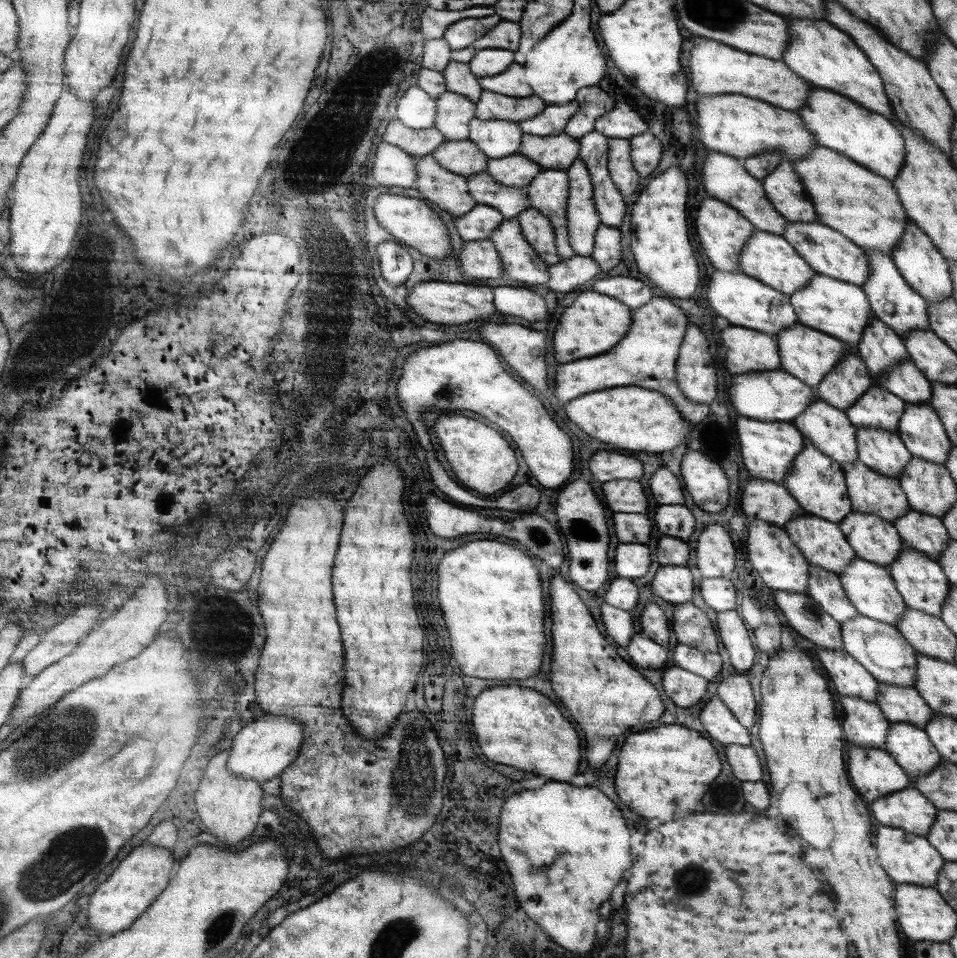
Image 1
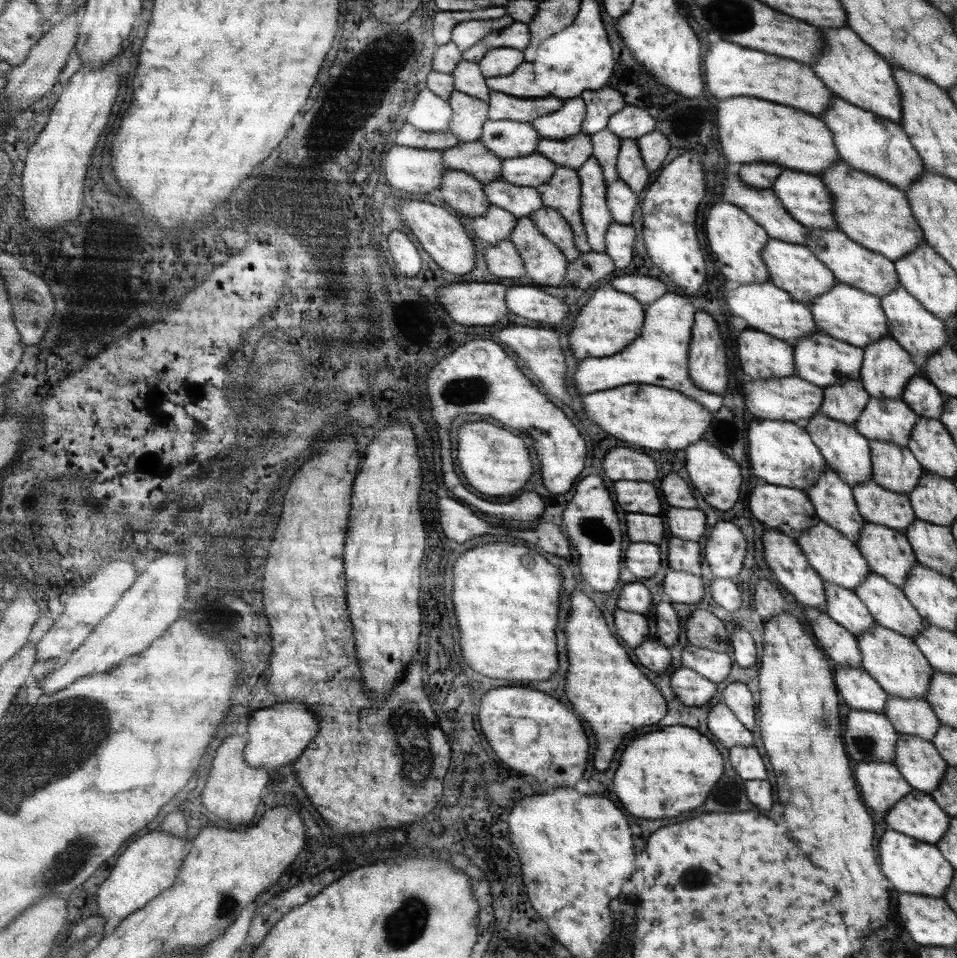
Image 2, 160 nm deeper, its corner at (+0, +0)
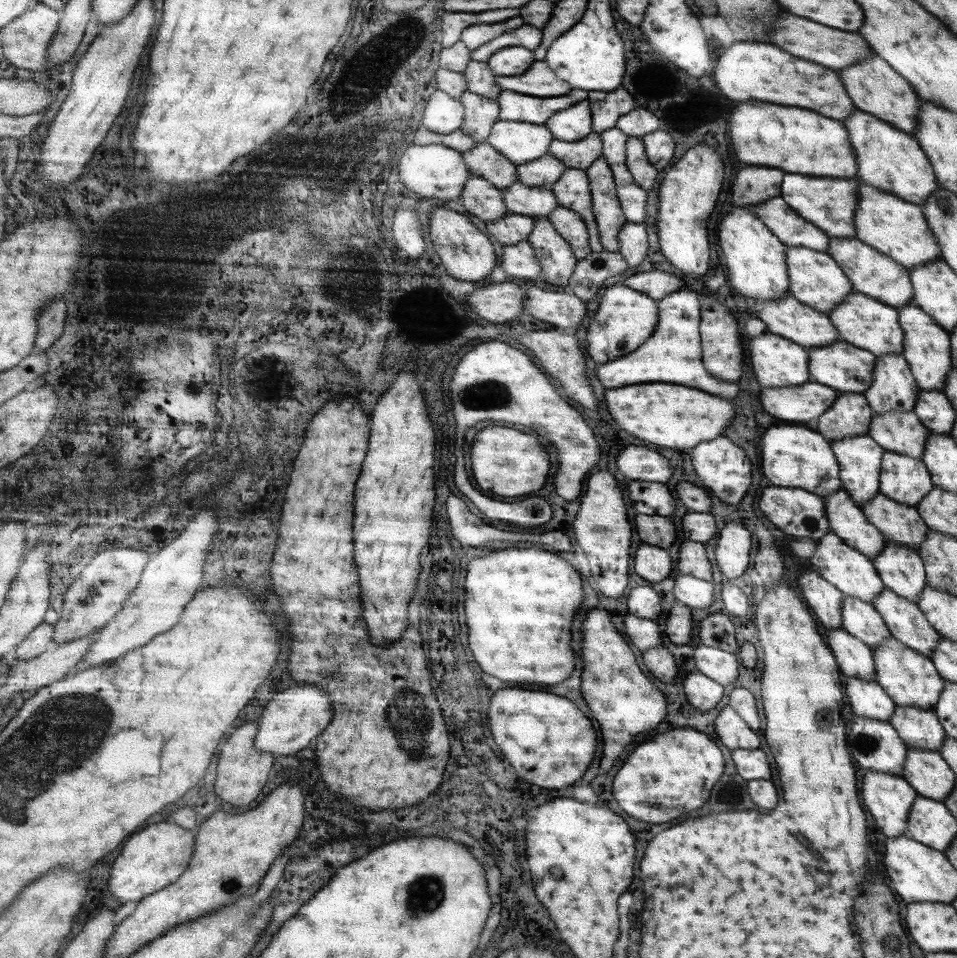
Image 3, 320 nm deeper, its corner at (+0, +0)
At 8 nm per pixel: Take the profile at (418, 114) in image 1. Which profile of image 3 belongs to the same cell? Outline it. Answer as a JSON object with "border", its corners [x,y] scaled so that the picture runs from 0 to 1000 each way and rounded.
{"border":[[[457,93],[450,98],[444,117],[442,117],[442,132],[457,140],[469,140],[476,137],[485,127],[485,111],[466,96]]]}

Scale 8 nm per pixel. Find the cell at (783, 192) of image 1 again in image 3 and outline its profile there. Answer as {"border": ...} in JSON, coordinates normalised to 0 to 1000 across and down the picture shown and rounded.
{"border":[[[820,182],[815,194],[815,206],[829,221],[857,238],[866,248],[894,248],[891,221],[896,213],[896,188],[885,190],[866,186],[845,186],[837,182]]]}

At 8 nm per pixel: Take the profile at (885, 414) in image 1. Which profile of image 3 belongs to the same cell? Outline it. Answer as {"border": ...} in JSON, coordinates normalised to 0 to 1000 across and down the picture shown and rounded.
{"border":[[[934,430],[912,432],[907,453],[922,469],[961,480],[972,451],[957,431]]]}

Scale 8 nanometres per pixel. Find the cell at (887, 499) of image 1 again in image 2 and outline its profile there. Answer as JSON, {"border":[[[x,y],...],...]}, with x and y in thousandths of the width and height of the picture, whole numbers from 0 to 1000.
{"border":[[[911,499],[892,507],[890,517],[904,545],[946,556],[957,543],[949,517],[921,509]]]}

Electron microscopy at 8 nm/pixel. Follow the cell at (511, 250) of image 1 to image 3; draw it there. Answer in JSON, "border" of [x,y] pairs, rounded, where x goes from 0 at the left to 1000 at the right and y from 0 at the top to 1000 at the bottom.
{"border":[[[572,227],[558,229],[558,240],[550,251],[559,262],[564,286],[569,295],[589,300],[602,280],[602,268],[598,258],[581,241]]]}

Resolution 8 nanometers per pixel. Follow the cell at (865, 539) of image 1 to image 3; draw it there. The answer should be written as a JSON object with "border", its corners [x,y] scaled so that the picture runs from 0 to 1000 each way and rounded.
{"border":[[[924,565],[923,570],[921,578],[911,584],[920,604],[931,618],[959,632],[963,616],[969,611],[962,580],[933,565]]]}

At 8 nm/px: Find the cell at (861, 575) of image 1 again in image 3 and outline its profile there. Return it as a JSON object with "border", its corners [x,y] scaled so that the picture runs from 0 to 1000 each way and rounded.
{"border":[[[927,613],[910,630],[922,643],[935,668],[973,689],[983,666],[959,632],[937,622]]]}

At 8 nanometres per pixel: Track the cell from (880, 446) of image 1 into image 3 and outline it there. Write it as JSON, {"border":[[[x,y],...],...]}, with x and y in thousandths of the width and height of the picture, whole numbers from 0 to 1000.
{"border":[[[924,471],[921,490],[918,515],[939,526],[957,529],[976,508],[973,495],[962,479]]]}

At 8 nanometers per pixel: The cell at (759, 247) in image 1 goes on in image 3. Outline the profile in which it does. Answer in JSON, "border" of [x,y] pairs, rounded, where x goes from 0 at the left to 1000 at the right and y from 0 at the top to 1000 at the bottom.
{"border":[[[833,257],[821,258],[821,279],[827,309],[844,318],[845,322],[853,323],[854,326],[866,327],[878,315],[882,315],[888,304],[891,304],[886,288],[865,264],[852,263],[850,260]]]}

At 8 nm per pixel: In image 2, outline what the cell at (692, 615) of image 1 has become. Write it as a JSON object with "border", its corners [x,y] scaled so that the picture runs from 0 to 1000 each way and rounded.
{"border":[[[726,636],[713,652],[720,673],[758,682],[763,664],[755,649],[737,636]]]}

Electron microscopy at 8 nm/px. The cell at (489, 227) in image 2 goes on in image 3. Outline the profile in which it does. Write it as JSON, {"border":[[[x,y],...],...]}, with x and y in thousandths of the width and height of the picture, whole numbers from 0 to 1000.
{"border":[[[528,223],[528,227],[517,232],[509,232],[508,239],[525,257],[536,257],[550,252],[558,240],[558,229],[542,223]]]}

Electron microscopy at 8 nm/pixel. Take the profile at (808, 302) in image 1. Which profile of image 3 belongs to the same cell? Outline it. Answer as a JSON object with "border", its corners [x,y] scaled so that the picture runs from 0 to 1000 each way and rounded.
{"border":[[[888,304],[882,315],[878,315],[871,324],[864,327],[867,335],[876,347],[878,356],[906,364],[915,373],[924,370],[943,371],[945,365],[945,344],[938,337],[938,326],[929,318],[912,313],[912,310],[902,309],[898,305]]]}

